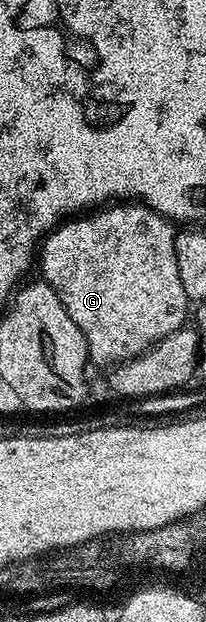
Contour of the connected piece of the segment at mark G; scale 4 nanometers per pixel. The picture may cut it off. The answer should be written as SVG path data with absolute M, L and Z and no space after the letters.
M112 203L107 207L101 208L99 211L88 211L83 215L76 215L71 219L65 220L57 225L39 246L38 269L40 265L41 271L44 272L41 273L43 280L47 281L50 287L54 287L58 299L62 299L62 307L66 307L70 319L74 319L74 323L78 323L78 327L88 344L88 356L95 364L96 361L100 365L106 364L107 361L123 363L128 358L136 357L144 352L145 349L149 349L150 346L162 340L166 335L178 331L185 324L184 316L187 313L189 316L190 302L186 295L186 290L182 288L182 275L178 275L178 255L174 251L177 232L177 226L173 222L169 221L162 214L153 211L148 205L141 205L139 203Z

